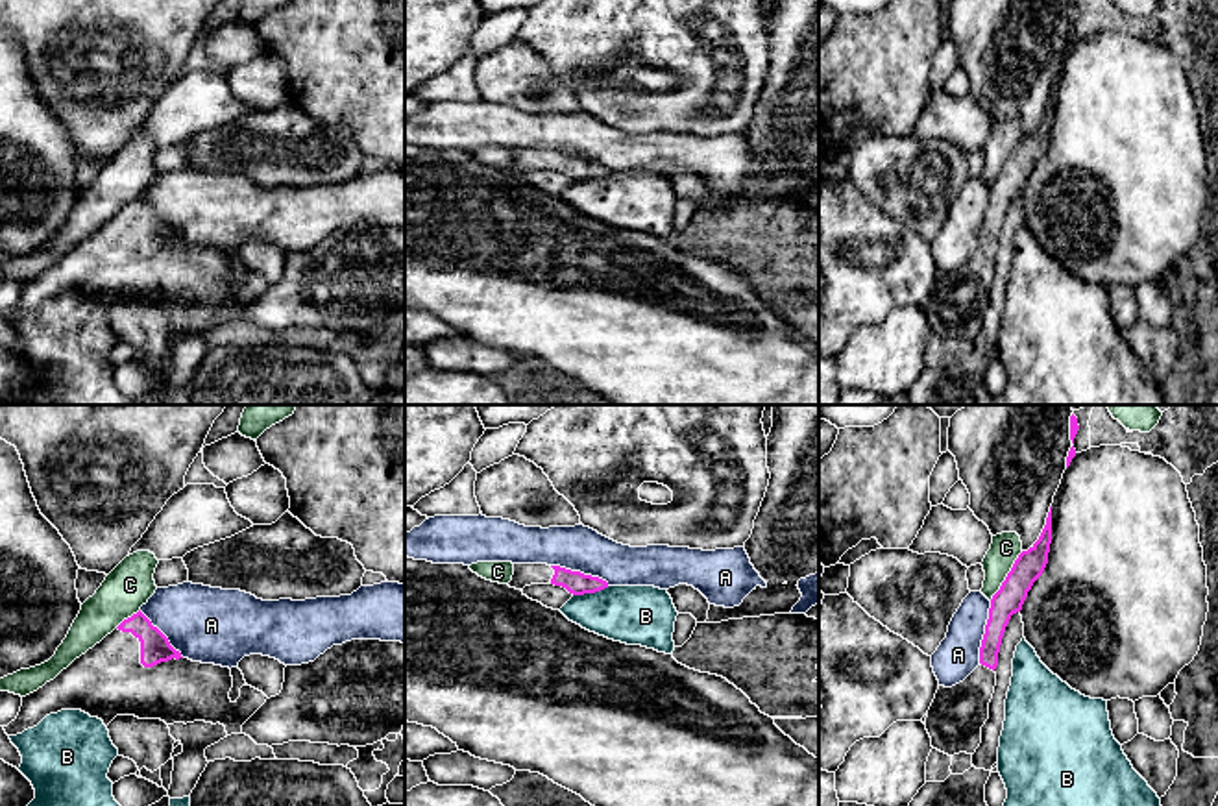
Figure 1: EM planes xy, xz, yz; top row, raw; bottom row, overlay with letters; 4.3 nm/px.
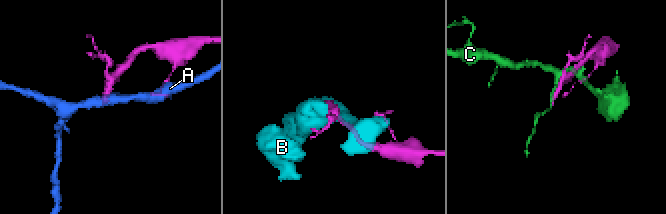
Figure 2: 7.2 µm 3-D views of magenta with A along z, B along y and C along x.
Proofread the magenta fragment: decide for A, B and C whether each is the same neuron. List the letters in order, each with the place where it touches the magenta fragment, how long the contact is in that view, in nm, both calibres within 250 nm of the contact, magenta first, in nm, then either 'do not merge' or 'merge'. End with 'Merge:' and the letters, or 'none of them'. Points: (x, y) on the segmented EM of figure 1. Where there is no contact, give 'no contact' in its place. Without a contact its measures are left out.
A: yz (986, 633) | 280 nm | 120/190 nm | do not merge
B: xz (590, 592) | 170 nm | 100/260 nm | do not merge
C: yz (1008, 575) | 260 nm | 130/130 nm | do not merge
Merge: none of them

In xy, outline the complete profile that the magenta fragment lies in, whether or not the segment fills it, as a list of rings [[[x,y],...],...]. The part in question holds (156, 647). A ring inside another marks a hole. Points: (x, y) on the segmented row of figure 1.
[[[139,610],[100,643],[76,658],[54,680],[22,697],[7,736],[37,727],[61,710],[81,710],[107,727],[116,715],[174,723],[220,723],[227,736],[266,702],[251,686],[233,702],[229,667],[183,658]]]

